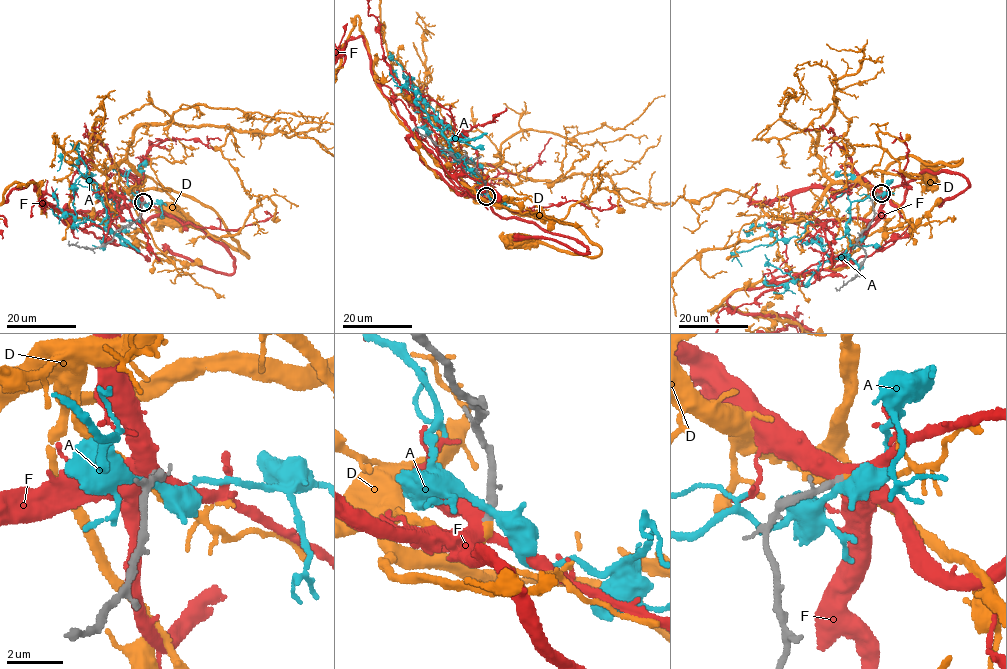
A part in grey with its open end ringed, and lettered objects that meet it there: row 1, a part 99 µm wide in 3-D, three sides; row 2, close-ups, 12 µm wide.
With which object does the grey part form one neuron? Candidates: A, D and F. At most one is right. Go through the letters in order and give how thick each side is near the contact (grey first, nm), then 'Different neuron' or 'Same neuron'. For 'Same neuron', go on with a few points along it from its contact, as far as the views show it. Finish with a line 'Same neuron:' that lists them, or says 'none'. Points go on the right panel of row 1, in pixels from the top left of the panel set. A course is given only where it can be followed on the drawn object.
A: Thickness 320 nm (grey) against 280 nm. Different neuron
D: Thickness 280 nm (grey) against 180 nm. Same neuron. Its course: (881, 193), (877, 190), (883, 171), (901, 157), (908, 154), (930, 164), (962, 162), (934, 174), (927, 171)
F: Thickness 280 nm (grey) against 440 nm. Different neuron
Same neuron: D

